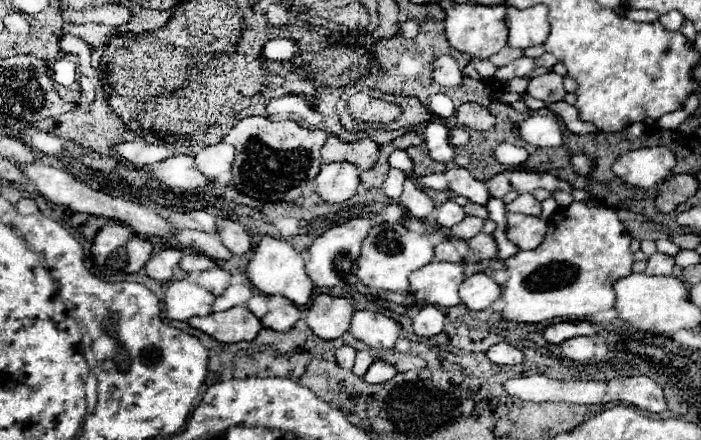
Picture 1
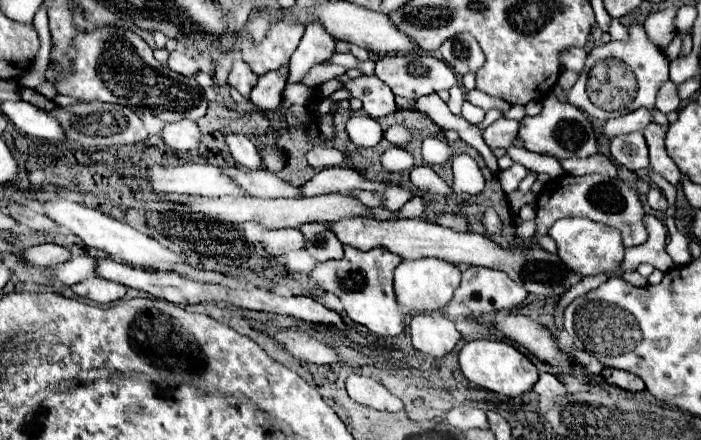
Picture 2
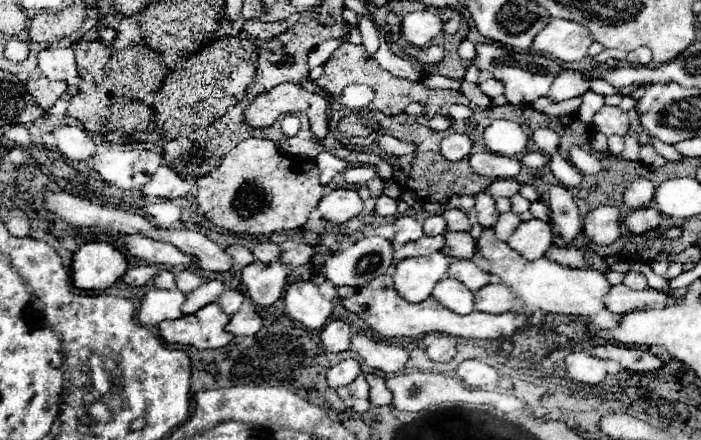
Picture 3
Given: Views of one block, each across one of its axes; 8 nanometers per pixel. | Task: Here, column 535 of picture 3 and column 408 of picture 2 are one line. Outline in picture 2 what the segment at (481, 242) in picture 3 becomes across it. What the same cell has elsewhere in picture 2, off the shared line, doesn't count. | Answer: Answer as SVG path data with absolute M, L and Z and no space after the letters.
M420 258L420 260L402 260L394 270L394 290L398 304L408 310L438 310L446 306L454 290L462 280L462 272L458 266L438 260L438 258Z

